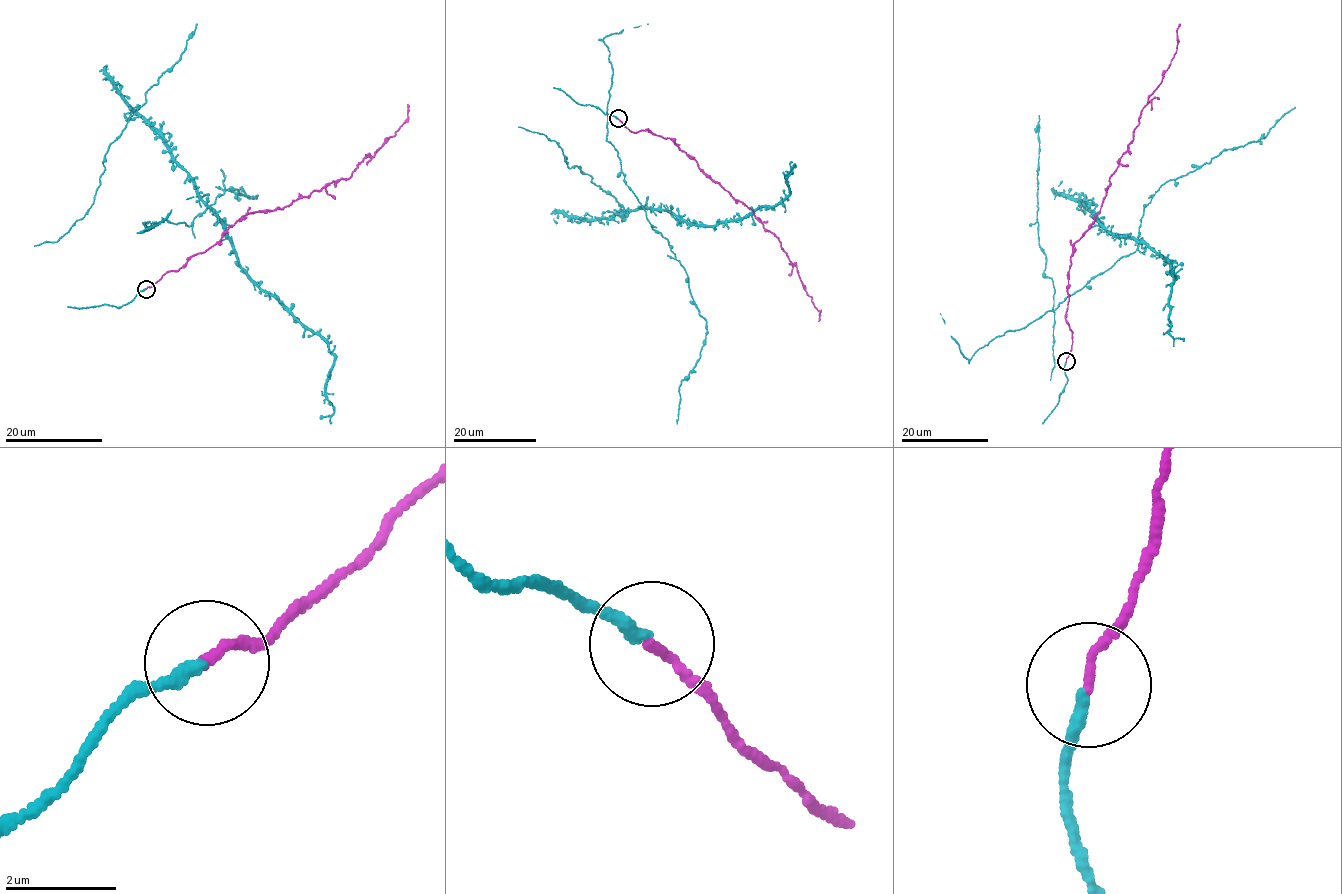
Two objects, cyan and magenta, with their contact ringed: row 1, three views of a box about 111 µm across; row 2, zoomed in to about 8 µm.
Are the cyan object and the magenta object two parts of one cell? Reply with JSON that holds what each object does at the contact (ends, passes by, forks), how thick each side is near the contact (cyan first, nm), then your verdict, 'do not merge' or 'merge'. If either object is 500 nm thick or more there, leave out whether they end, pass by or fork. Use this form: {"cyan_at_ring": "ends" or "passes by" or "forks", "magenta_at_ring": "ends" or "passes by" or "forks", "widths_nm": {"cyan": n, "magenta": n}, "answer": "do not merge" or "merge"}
{"cyan_at_ring": "ends", "magenta_at_ring": "ends", "widths_nm": {"cyan": 240, "magenta": 160}, "answer": "merge"}

